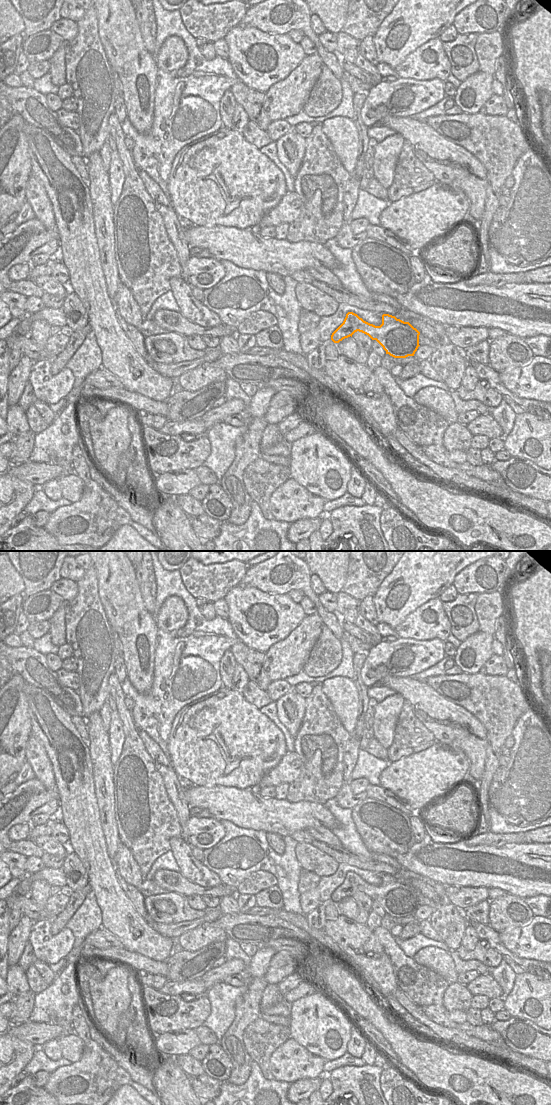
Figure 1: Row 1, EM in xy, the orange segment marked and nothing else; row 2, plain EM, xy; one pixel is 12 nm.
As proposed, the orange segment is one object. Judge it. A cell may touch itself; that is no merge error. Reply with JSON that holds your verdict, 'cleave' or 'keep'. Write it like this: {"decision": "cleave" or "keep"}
{"decision": "keep"}

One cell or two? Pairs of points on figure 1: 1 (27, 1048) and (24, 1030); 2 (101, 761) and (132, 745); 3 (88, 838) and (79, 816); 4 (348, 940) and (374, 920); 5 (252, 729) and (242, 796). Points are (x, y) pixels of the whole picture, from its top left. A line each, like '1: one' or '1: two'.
1: two
2: two
3: one
4: two
5: two

